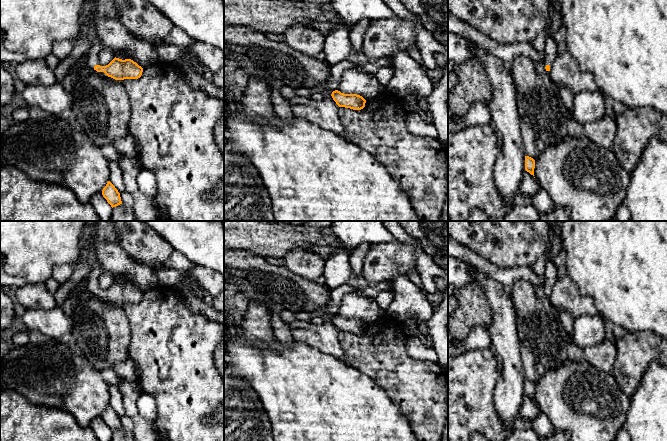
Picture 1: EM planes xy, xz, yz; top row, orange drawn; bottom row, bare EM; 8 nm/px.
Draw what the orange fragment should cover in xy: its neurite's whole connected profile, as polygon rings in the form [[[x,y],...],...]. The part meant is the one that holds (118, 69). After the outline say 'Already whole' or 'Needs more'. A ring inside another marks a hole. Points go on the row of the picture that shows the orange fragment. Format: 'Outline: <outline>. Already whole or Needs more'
Outline: [[[96,37],[88,52],[87,66],[96,71],[100,77],[111,77],[115,80],[138,79],[143,68],[131,59],[114,58],[108,65],[99,64],[99,53],[103,49],[102,43]]]. Needs more

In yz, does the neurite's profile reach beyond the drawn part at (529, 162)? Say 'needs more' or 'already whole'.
already whole

